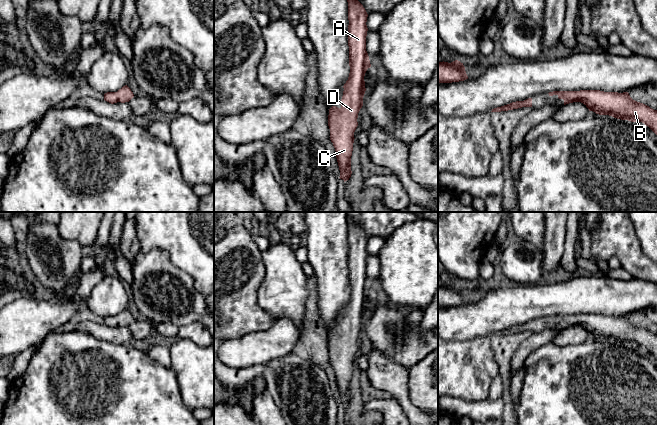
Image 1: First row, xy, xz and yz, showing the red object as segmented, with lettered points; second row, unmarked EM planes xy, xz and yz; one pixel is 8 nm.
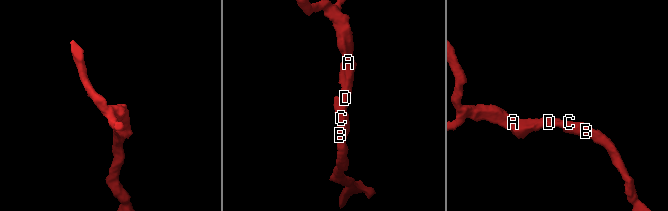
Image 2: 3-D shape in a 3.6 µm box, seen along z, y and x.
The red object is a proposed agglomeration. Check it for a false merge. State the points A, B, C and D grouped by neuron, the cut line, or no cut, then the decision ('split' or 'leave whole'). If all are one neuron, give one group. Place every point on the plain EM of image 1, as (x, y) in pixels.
A B C D; no cut; leave whole

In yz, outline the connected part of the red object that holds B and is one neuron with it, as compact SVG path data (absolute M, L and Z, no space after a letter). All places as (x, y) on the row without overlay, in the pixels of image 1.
M580 314L580 315L553 315L549 320L557 319L559 323L564 324L564 329L581 326L589 335L599 339L609 339L617 343L628 344L631 346L642 346L648 350L657 359L657 334L633 324L628 316L604 316L600 314Z

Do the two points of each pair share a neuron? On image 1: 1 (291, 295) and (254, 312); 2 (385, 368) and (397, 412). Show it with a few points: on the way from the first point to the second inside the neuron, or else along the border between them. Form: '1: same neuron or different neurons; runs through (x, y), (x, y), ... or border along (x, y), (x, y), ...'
1: different neurons; border along (259, 286), (258, 304), (275, 320)
2: different neurons; border along (392, 396), (405, 414)

